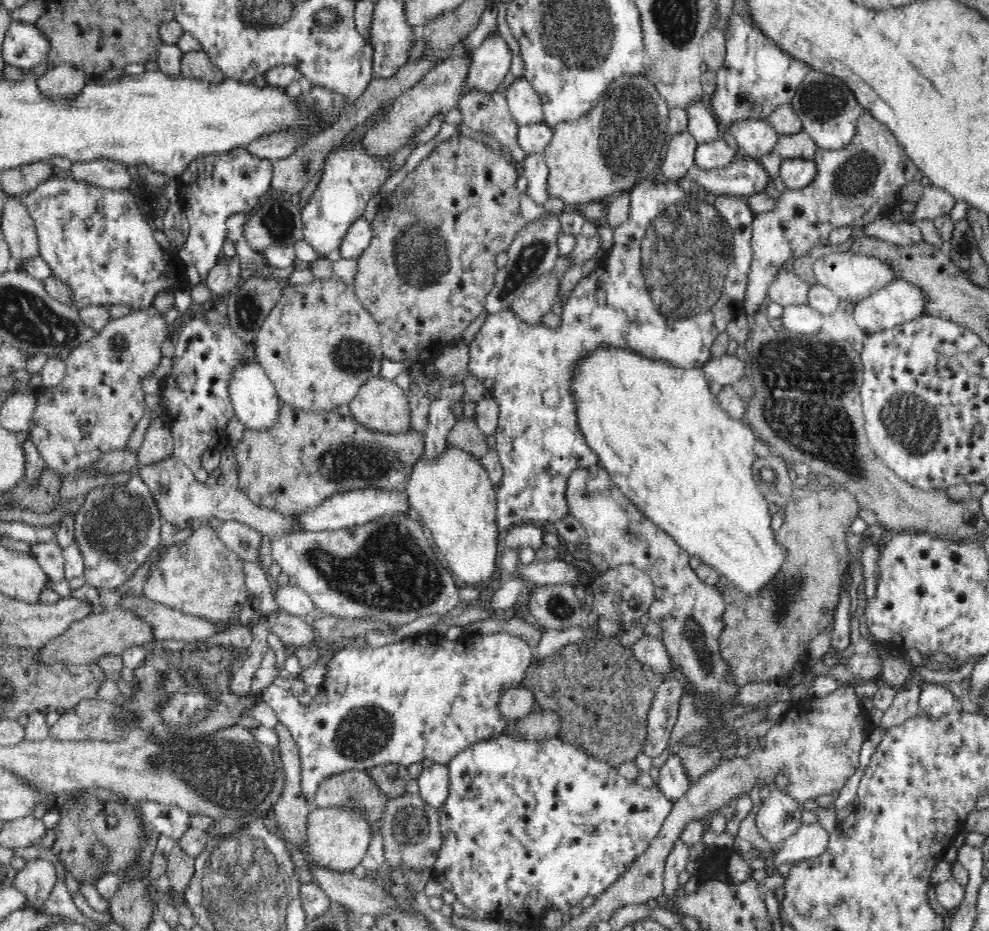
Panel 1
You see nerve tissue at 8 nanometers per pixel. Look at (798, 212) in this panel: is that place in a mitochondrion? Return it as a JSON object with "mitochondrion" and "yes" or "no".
{"mitochondrion":"no"}

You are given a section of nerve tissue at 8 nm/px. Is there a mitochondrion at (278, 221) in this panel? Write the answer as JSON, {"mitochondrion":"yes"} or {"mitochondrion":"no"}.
{"mitochondrion":"yes"}

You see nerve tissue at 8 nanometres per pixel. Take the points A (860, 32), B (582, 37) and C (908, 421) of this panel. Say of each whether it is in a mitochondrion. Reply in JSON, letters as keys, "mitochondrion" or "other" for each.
{"A":"other","B":"mitochondrion","C":"mitochondrion"}

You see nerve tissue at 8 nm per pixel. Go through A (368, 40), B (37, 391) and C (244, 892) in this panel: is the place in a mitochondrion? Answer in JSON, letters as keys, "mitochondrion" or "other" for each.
{"A":"other","B":"other","C":"mitochondrion"}

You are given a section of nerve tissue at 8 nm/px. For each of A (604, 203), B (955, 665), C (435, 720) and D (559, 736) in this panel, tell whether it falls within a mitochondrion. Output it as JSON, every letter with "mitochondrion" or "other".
{"A":"other","B":"other","C":"other","D":"other"}

